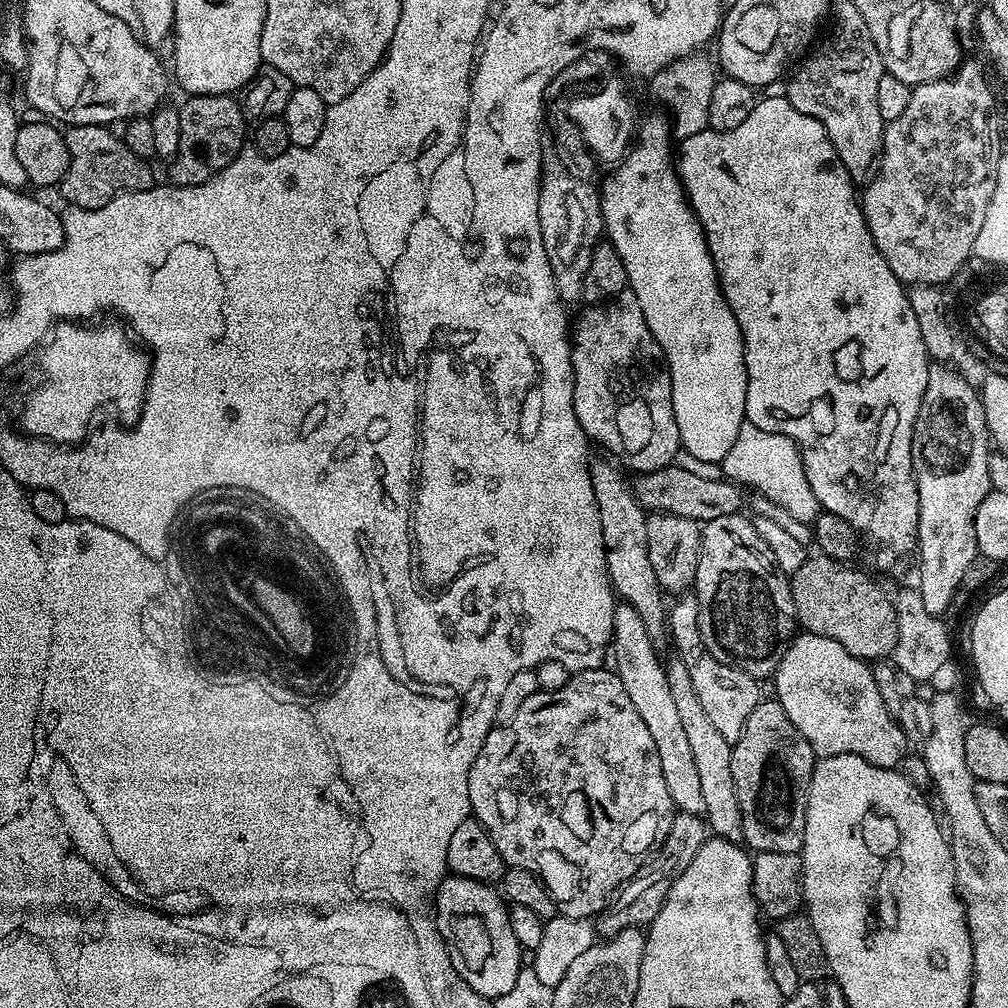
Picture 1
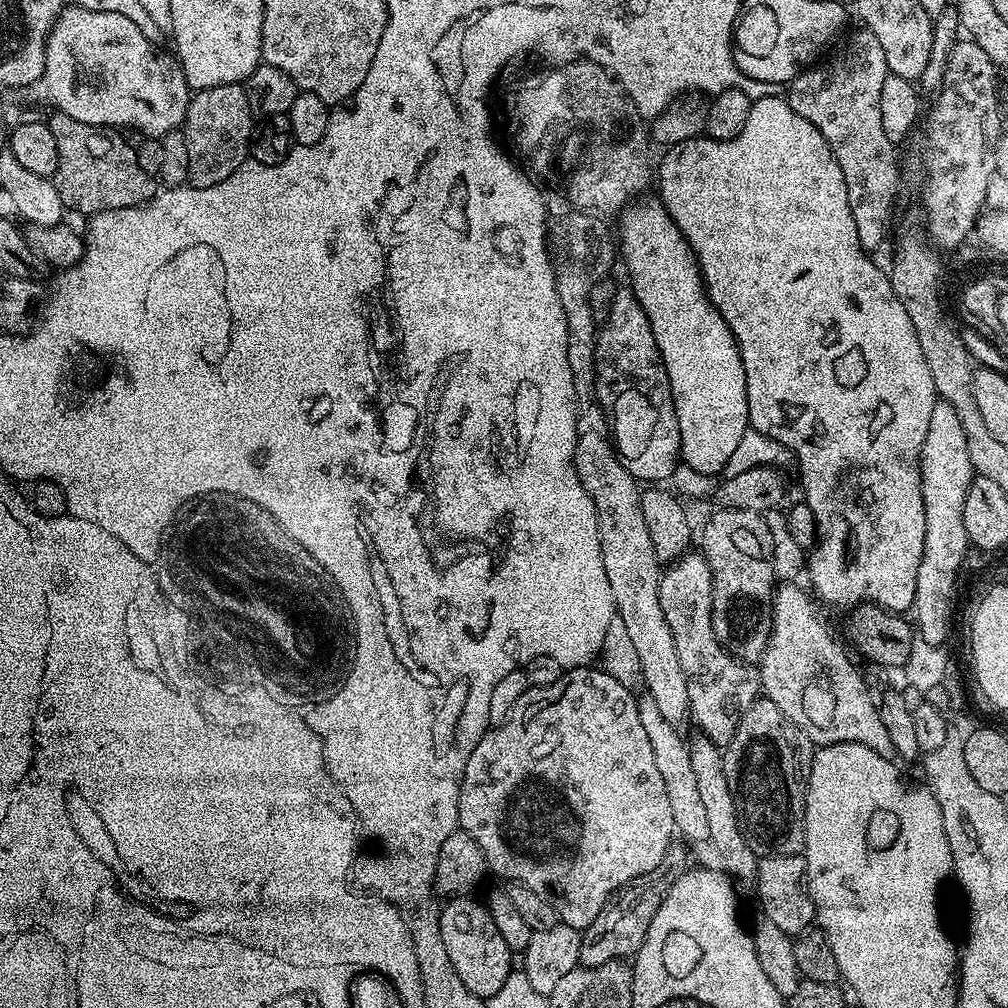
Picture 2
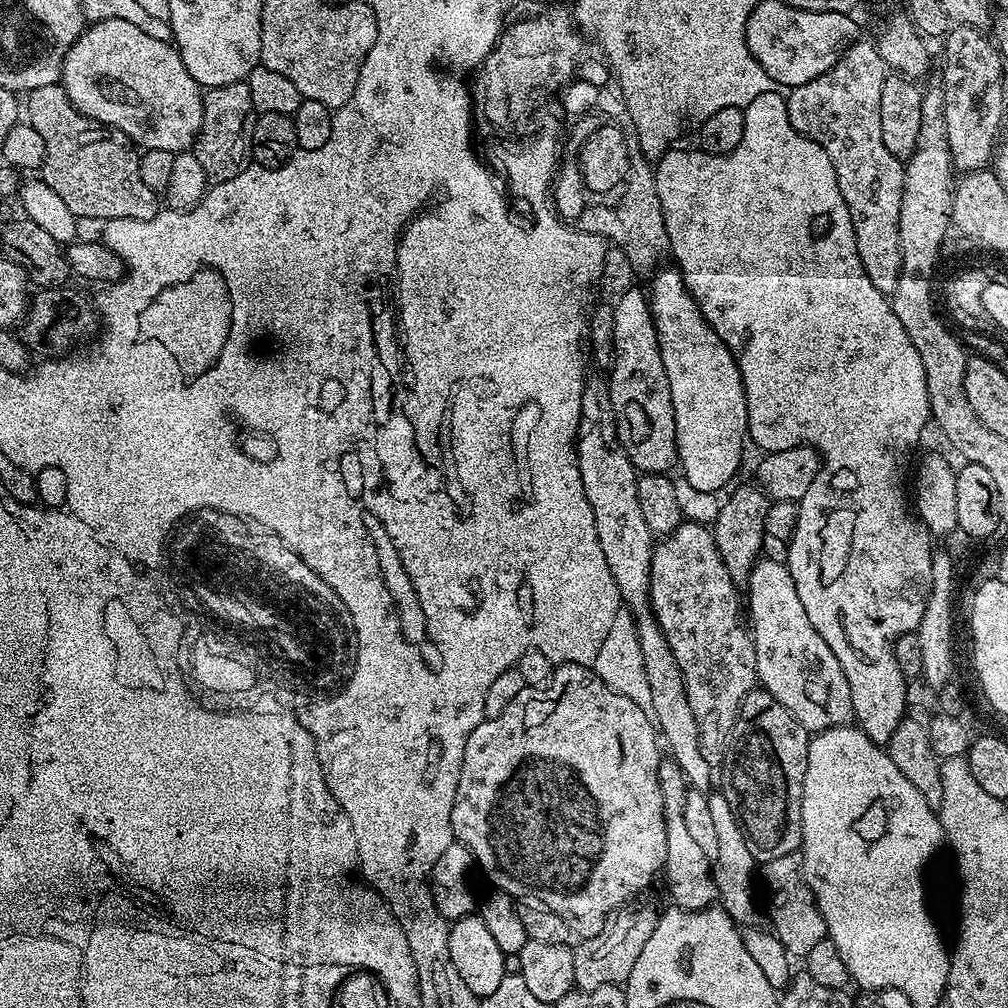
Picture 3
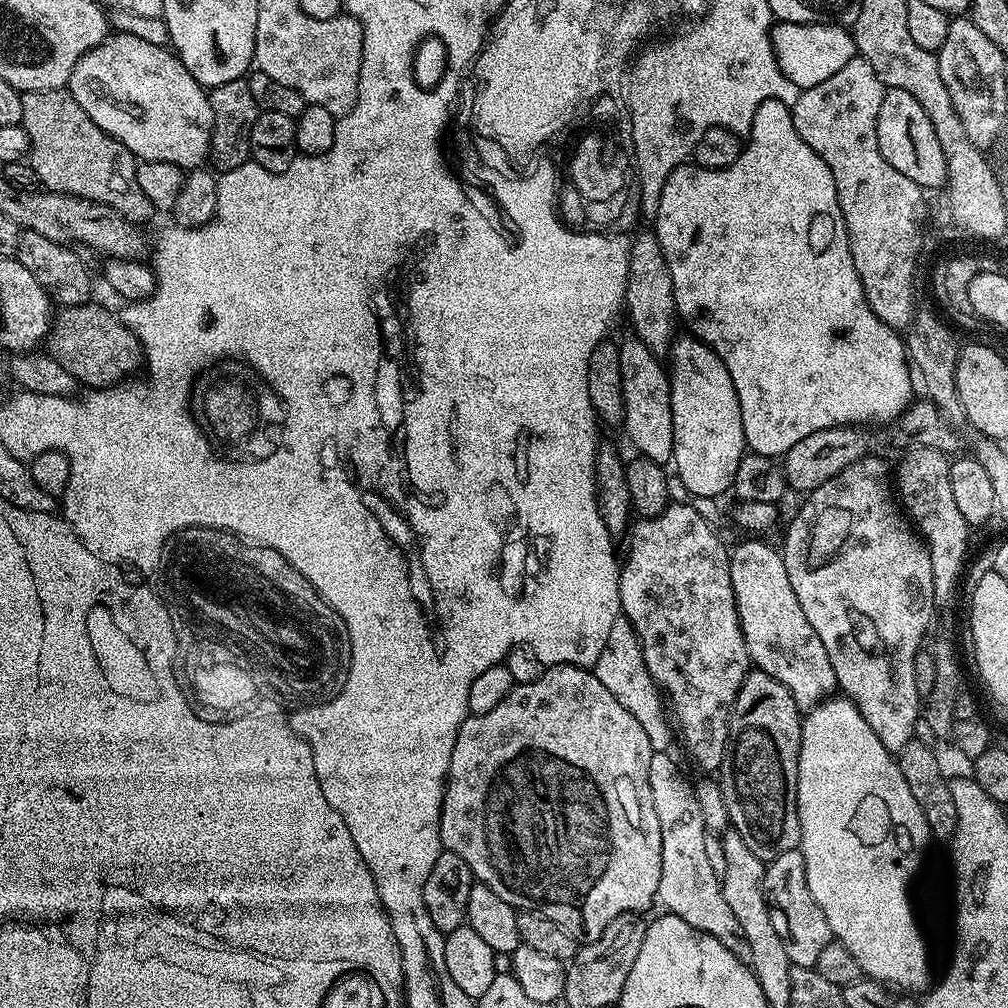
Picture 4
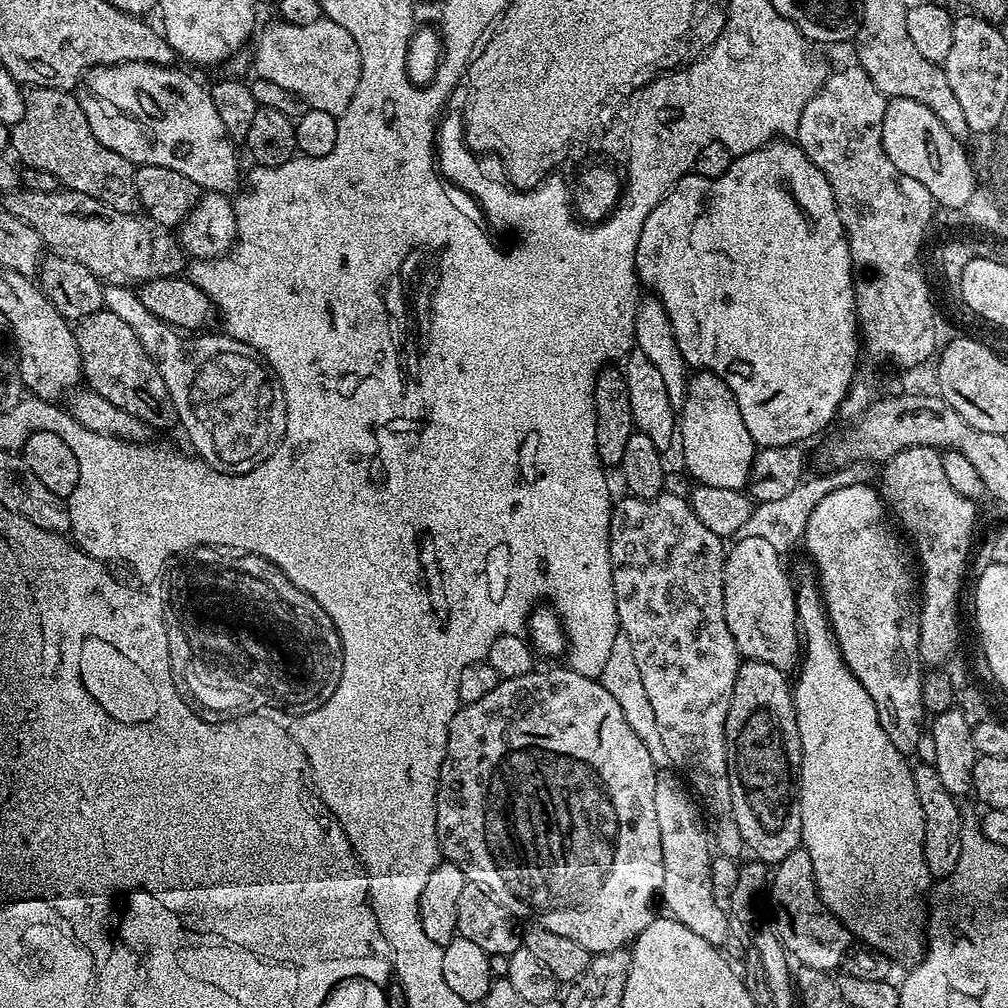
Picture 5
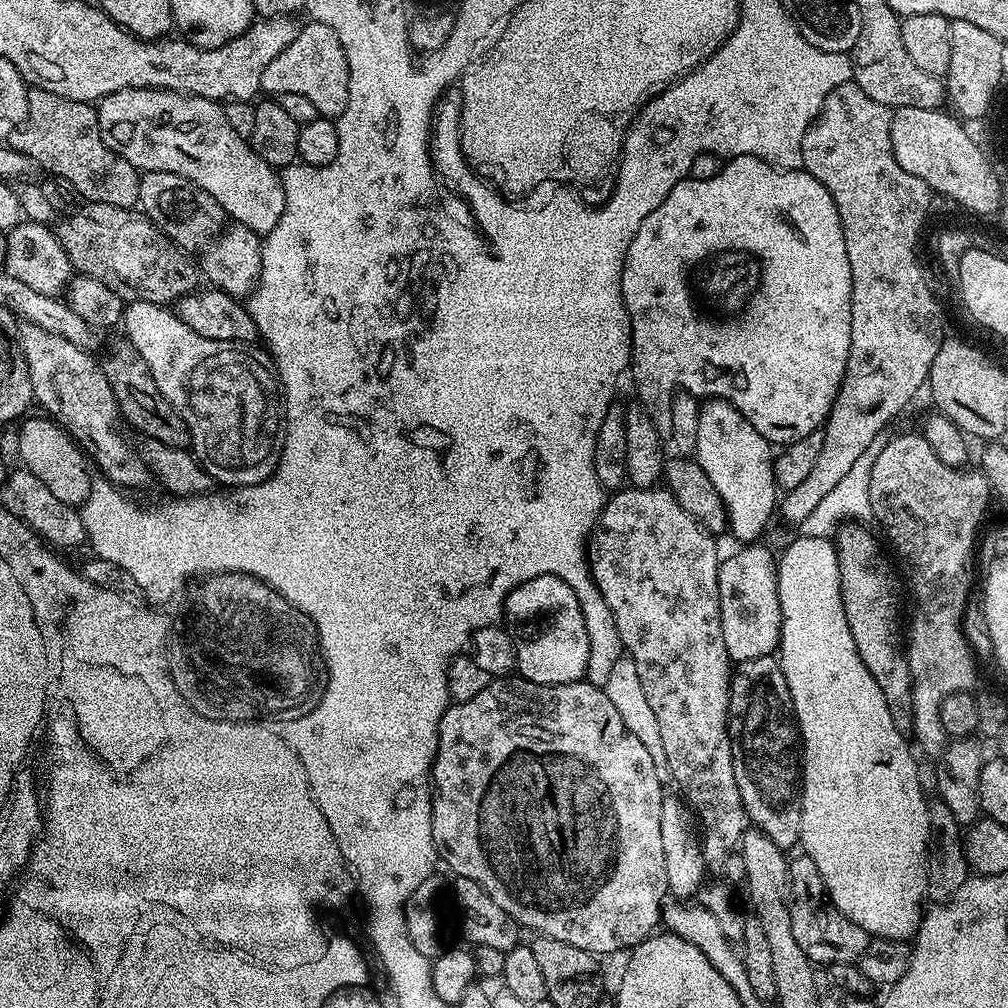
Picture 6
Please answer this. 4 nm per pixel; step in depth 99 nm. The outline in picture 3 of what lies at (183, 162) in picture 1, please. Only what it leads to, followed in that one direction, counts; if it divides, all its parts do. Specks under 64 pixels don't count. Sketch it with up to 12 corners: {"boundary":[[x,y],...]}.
{"boundary":[[247,81],[204,92],[192,151],[211,185],[250,166]]}

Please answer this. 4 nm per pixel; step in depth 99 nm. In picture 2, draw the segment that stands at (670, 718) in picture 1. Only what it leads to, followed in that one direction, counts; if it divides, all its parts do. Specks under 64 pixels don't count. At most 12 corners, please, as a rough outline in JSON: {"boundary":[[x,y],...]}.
{"boundary":[[649,698],[642,727],[662,773],[676,832],[707,841],[688,744]]}

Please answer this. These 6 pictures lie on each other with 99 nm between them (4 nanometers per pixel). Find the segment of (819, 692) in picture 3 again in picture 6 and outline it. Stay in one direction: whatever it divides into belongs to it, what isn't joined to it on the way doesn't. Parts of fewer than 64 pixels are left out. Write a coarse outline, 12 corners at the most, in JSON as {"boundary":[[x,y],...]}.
{"boundary":[[763,543],[718,570],[733,662],[771,656],[784,619],[777,561]]}

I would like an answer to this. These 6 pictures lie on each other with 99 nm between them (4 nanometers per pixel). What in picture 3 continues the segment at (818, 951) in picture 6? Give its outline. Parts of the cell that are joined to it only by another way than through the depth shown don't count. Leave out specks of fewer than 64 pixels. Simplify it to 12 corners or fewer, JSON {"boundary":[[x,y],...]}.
{"boundary":[[803,855],[763,861],[767,919],[790,957],[828,927]]}

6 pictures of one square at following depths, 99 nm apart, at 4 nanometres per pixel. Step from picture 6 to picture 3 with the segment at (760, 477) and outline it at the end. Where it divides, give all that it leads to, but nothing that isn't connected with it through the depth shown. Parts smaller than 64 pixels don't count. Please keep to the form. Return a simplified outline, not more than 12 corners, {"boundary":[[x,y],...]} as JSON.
{"boundary":[[680,277],[650,283],[678,468],[719,493],[748,436],[742,374]]}

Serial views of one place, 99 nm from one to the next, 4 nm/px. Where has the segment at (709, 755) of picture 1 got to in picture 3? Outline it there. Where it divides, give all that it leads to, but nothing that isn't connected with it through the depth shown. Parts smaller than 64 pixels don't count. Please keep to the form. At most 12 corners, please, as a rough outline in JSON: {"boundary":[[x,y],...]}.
{"boundary":[[708,796],[719,903],[740,926],[762,920],[758,862],[738,818]]}

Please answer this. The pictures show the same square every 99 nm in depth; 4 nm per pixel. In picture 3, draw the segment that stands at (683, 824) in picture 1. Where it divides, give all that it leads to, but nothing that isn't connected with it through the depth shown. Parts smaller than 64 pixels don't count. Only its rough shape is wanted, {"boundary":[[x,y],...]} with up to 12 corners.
{"boundary":[[633,898],[575,945],[574,985],[628,981],[661,909]]}

